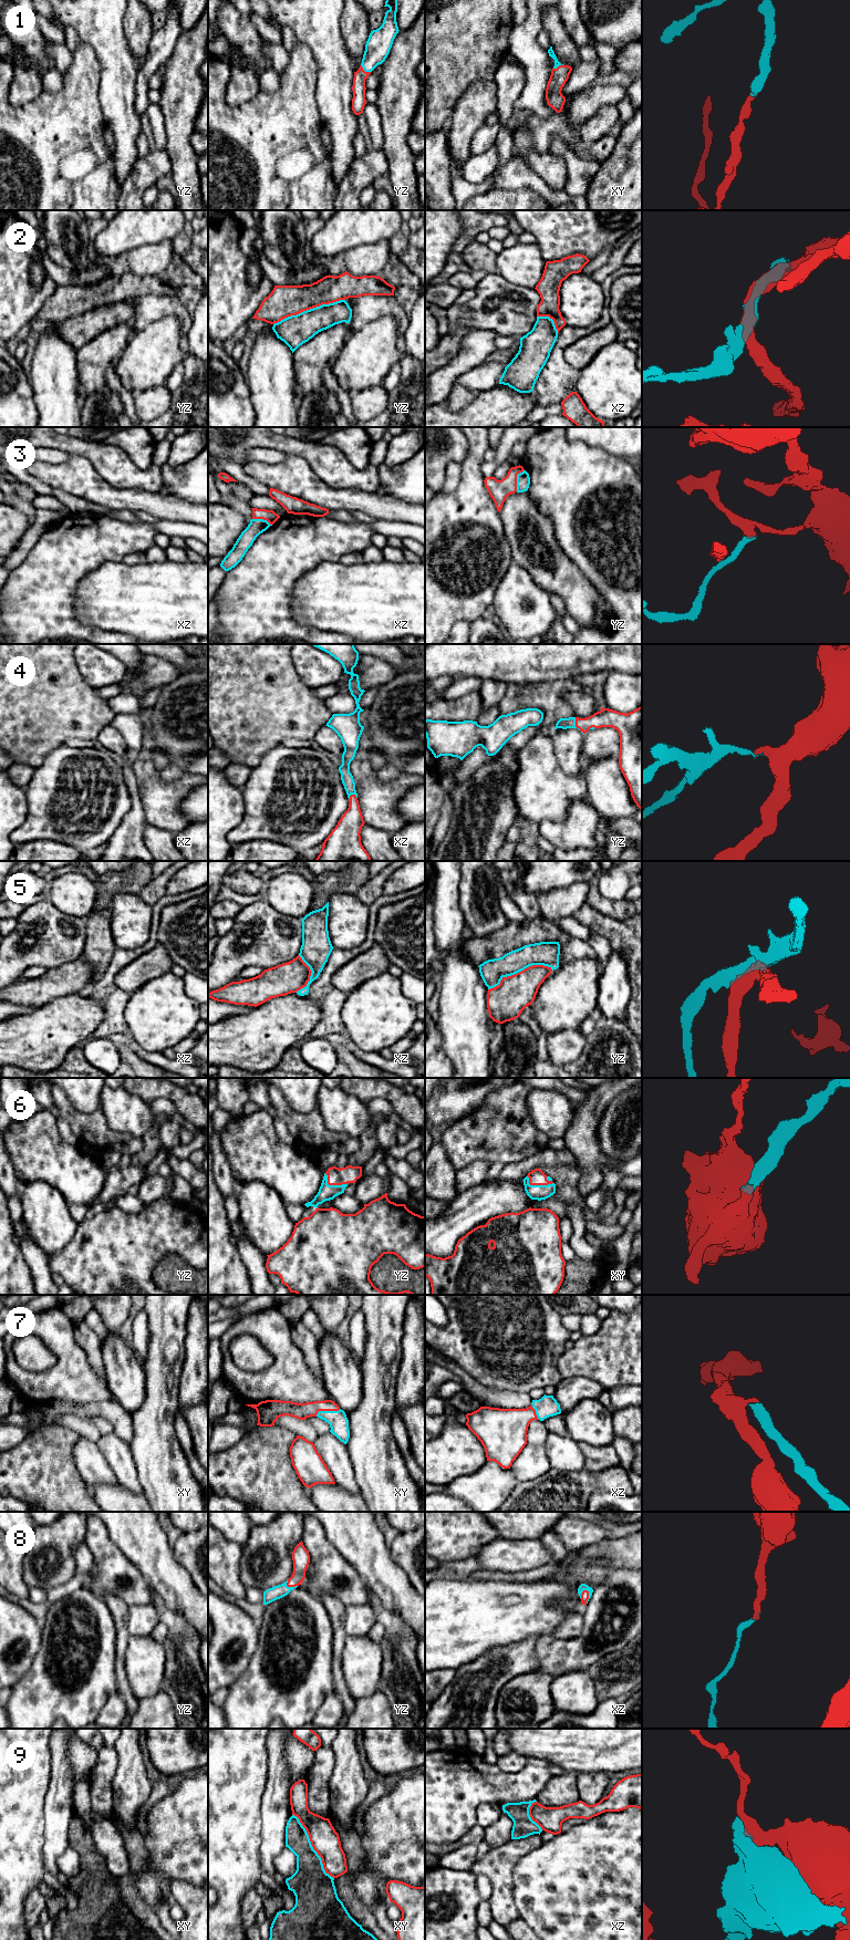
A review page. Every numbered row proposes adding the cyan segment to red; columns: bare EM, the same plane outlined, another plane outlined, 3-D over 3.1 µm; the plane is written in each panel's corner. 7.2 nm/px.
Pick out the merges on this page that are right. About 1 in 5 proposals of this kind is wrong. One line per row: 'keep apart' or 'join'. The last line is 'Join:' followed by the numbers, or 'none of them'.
1: join
2: join
3: join
4: join
5: join
6: join
7: join
8: join
9: keep apart
Join: 1, 2, 3, 4, 5, 6, 7, 8

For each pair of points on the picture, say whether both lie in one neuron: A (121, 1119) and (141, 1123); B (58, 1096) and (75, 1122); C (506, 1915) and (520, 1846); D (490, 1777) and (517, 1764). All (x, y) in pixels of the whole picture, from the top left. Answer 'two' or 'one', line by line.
A: one
B: one
C: one
D: two

